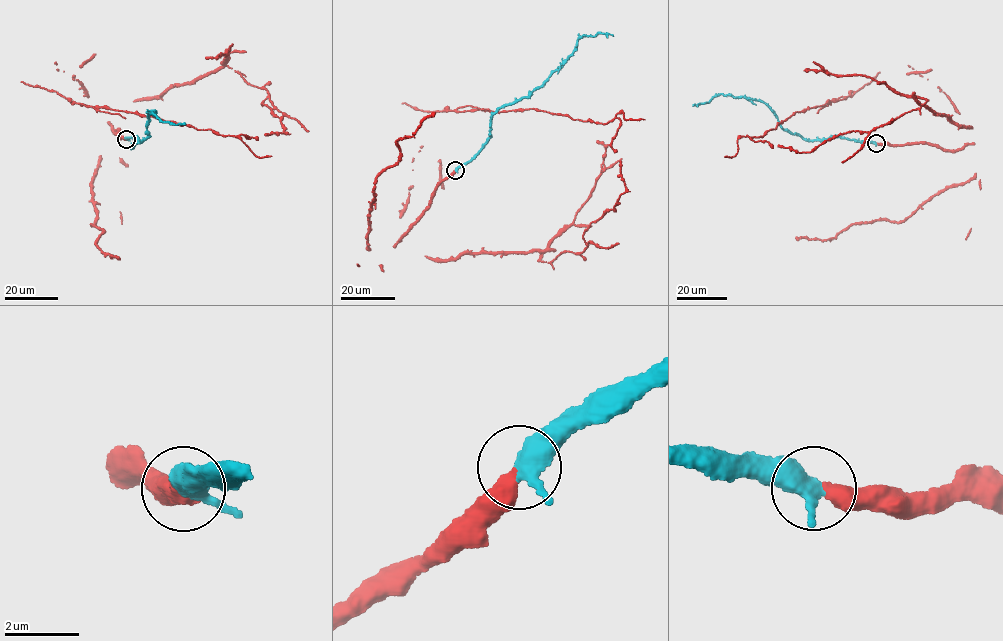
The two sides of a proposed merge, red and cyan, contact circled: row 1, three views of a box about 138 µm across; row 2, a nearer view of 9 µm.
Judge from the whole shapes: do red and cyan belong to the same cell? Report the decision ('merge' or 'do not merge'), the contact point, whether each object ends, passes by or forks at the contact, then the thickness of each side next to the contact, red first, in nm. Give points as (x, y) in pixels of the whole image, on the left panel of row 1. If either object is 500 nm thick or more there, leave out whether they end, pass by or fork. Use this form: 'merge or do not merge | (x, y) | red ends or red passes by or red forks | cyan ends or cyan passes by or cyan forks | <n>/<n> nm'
merge | (126, 139) | red ends | cyan passes by | 440/440 nm

